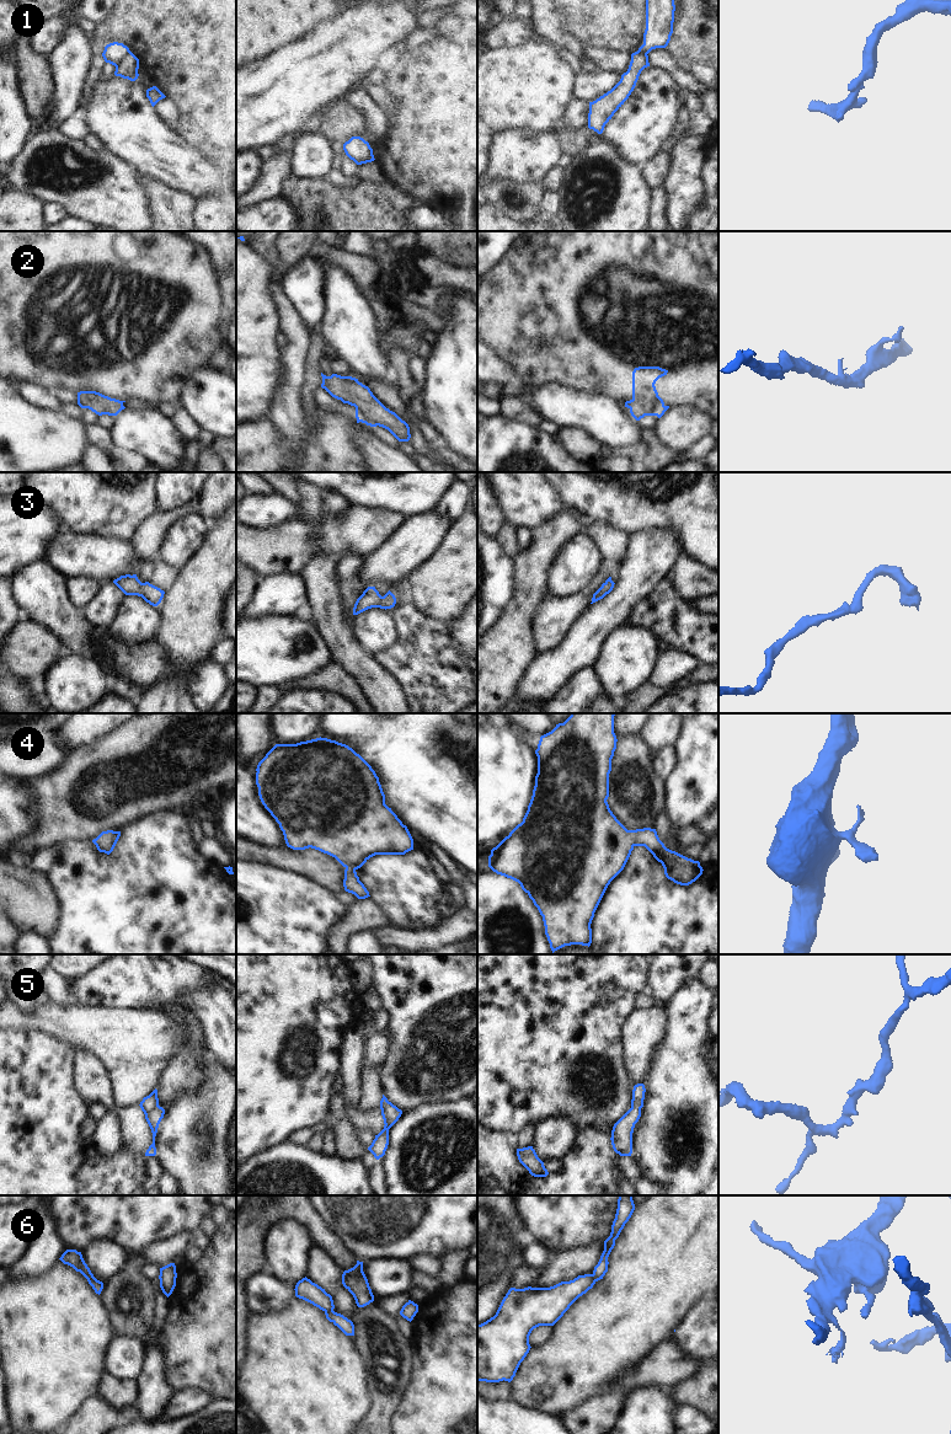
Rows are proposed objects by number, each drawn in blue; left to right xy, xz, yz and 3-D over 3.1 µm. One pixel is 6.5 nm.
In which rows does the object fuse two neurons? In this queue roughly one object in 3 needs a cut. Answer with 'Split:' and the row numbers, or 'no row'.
Split: 1, 6

